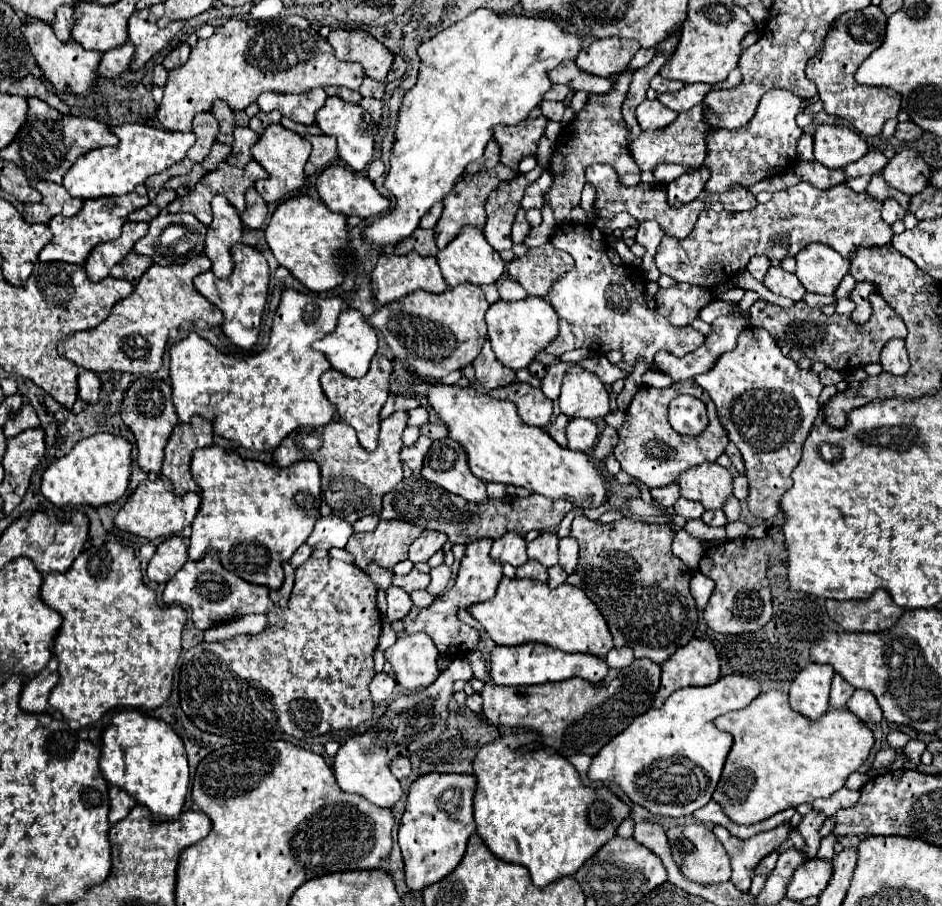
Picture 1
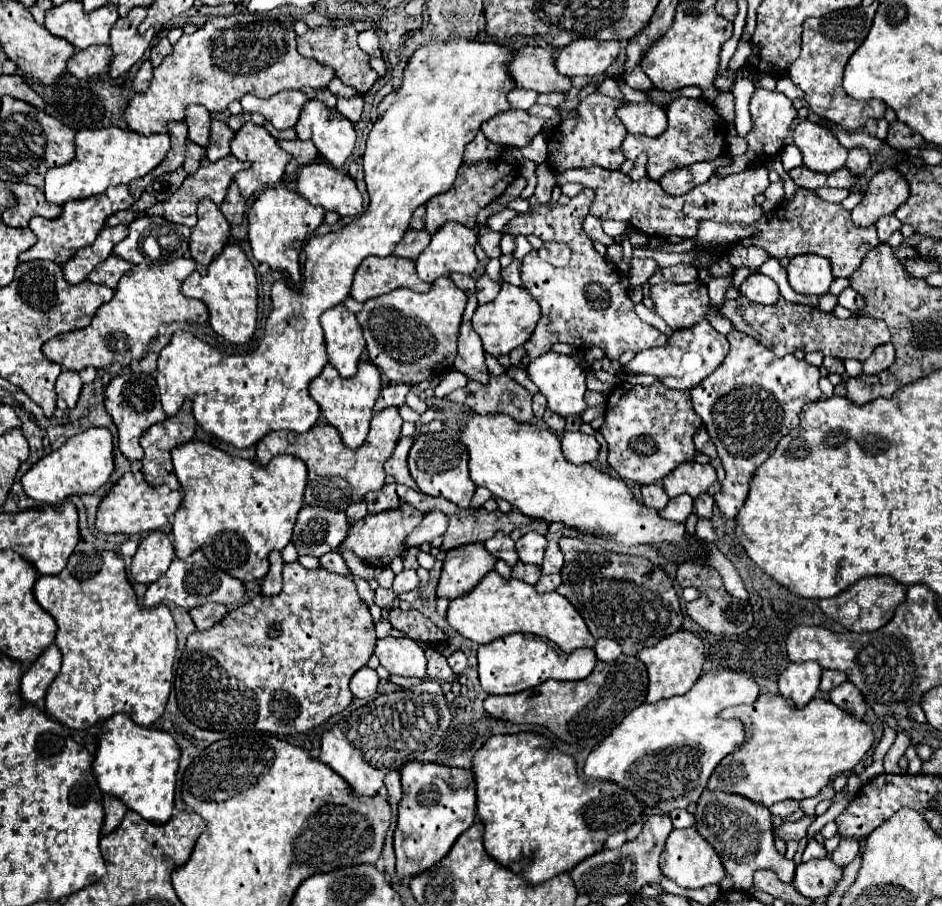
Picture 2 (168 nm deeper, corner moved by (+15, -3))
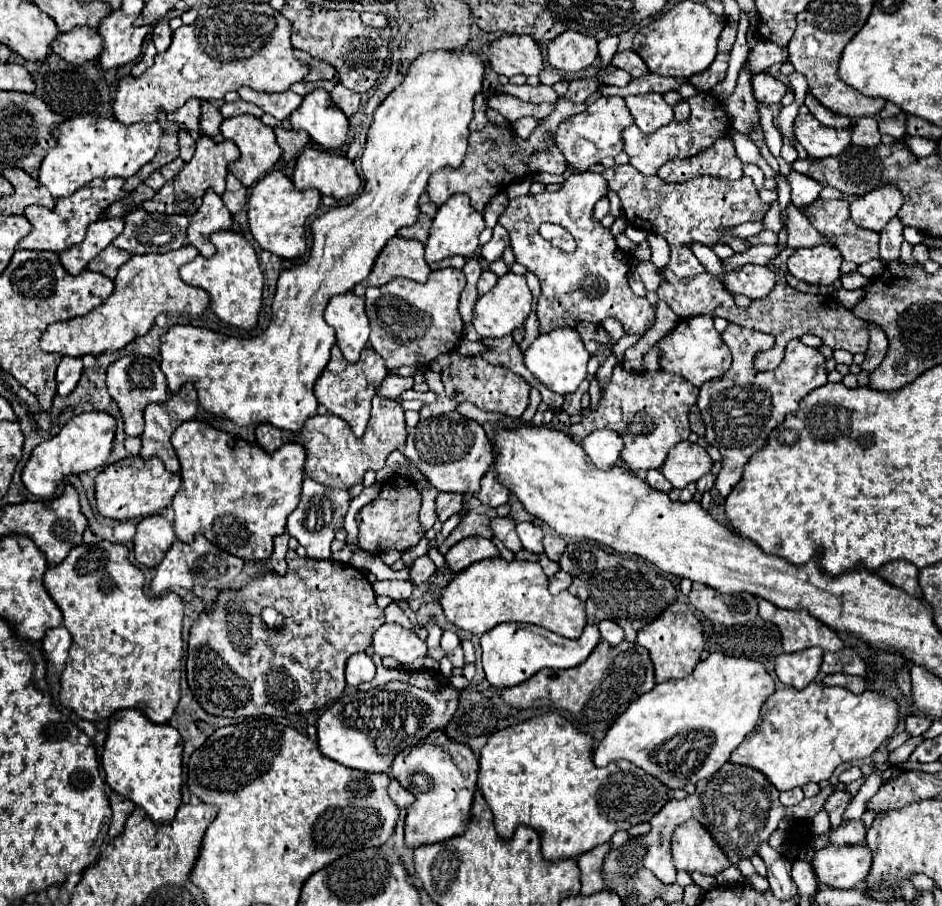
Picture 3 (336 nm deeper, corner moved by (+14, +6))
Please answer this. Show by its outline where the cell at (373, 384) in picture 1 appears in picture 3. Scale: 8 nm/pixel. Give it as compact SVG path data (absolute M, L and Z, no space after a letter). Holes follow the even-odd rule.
M335 345L331 349L331 361L325 367L323 375L319 377L319 381L315 383L315 397L321 405L327 407L327 411L331 415L337 415L341 419L345 419L353 433L357 437L361 437L365 433L367 421L369 421L369 413L371 413L371 399L375 397L377 385L385 379L387 369L383 363L383 357L377 355L371 347L361 351L361 359L357 363L347 363L339 351L339 347Z

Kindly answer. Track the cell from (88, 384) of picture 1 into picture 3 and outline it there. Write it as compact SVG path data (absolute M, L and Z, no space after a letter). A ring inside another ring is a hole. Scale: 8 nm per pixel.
M63 357L59 367L57 367L57 393L61 397L69 395L75 389L81 373L83 373L83 361L81 359Z

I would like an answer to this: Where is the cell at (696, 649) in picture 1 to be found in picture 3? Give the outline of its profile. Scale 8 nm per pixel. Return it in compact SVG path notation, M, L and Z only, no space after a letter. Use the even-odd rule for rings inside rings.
M675 601L673 605L669 605L669 609L665 609L665 613L661 613L661 617L657 617L657 621L653 621L653 625L649 625L647 629L641 629L641 633L637 633L637 643L651 653L657 683L691 675L695 665L701 661L701 651L705 645L703 627L701 627L699 619L681 601Z

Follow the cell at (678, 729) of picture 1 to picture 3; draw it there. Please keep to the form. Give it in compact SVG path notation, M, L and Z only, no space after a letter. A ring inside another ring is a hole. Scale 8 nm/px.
M711 653L707 659L697 663L689 677L657 683L649 693L633 701L595 749L595 765L605 767L611 761L627 759L639 765L643 771L657 777L669 789L683 789L685 783L697 783L701 779L711 777L723 763L729 761L729 755L737 749L745 735L749 735L755 729L759 711L767 697L773 693L775 681L759 661Z

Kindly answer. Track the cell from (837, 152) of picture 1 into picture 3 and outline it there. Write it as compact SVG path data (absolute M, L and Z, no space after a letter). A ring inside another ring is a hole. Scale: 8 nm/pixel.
M811 113L795 119L795 137L813 159L839 155L851 143L851 133L851 127L833 129L821 125Z

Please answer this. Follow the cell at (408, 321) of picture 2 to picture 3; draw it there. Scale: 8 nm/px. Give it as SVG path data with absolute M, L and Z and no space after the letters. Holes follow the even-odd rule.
M447 267L429 273L427 283L397 277L381 287L369 287L365 309L371 321L371 347L385 359L389 371L401 365L427 365L443 353L453 351L463 335L463 321L457 313L459 295L465 287L461 269Z

